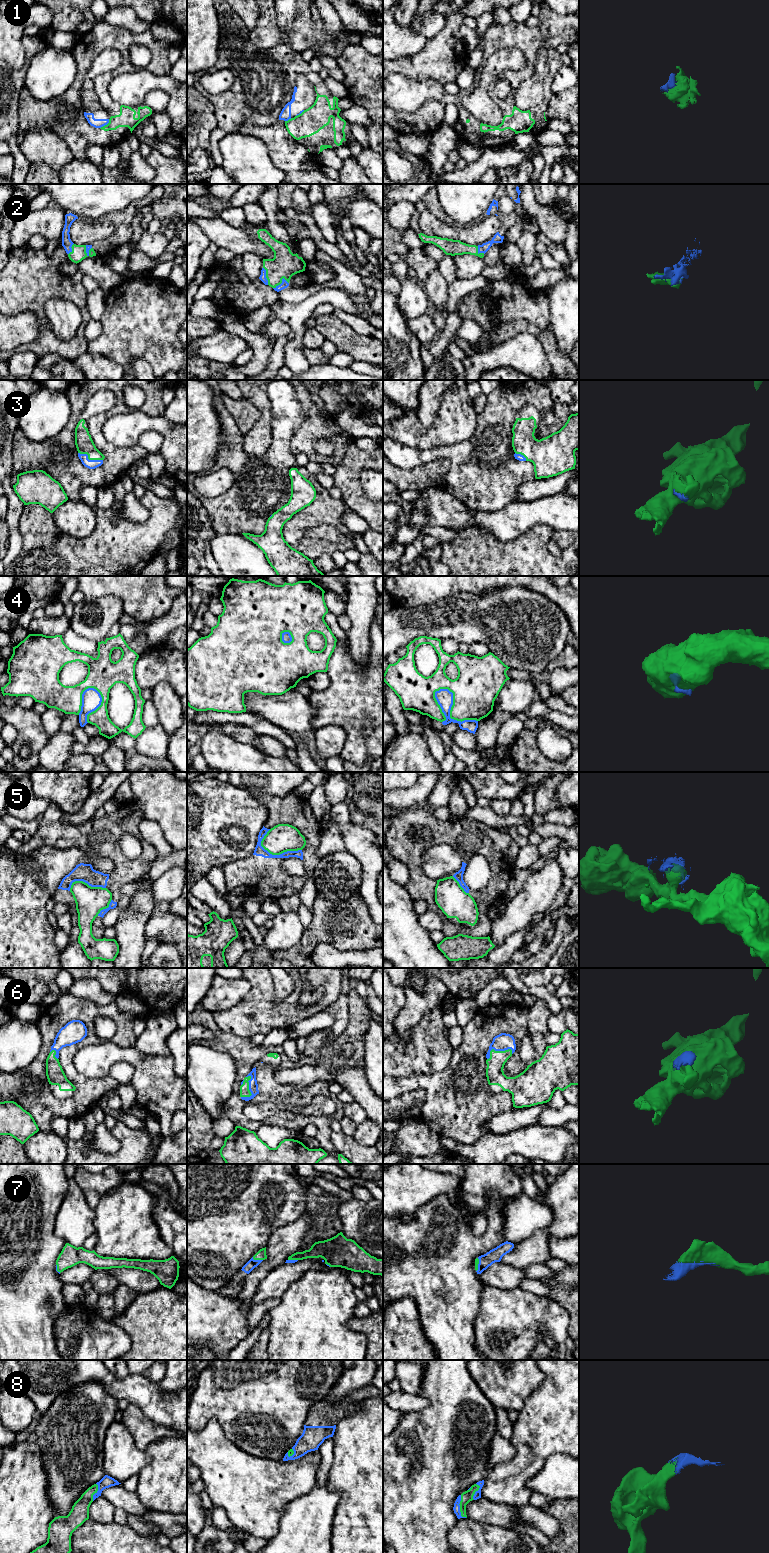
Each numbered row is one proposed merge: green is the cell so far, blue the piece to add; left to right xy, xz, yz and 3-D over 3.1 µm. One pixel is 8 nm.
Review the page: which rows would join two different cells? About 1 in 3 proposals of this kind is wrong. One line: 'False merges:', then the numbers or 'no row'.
False merges: 1, 5

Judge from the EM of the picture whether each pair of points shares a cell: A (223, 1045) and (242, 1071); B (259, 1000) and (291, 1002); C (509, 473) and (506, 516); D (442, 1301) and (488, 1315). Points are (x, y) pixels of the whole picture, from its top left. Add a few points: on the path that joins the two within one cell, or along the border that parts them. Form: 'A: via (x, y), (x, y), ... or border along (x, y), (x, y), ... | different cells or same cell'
A: via (231, 1048), (242, 1059), (242, 1063) | same cell
B: via (267, 1006), (283, 1006) | same cell
C: border along (516, 500), (508, 502), (495, 511), (485, 511) | different cells
D: border along (482, 1289), (474, 1323), (474, 1335) | different cells

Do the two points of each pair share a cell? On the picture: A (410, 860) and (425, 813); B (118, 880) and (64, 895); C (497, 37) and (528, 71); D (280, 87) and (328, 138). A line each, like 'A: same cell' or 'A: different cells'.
A: same cell
B: same cell
C: same cell
D: same cell

